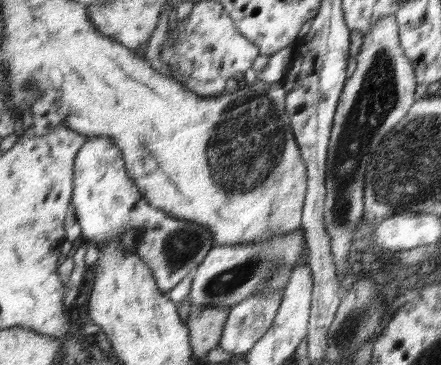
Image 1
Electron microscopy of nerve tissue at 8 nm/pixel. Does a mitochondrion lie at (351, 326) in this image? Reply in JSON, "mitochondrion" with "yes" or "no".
{"mitochondrion":"yes"}

